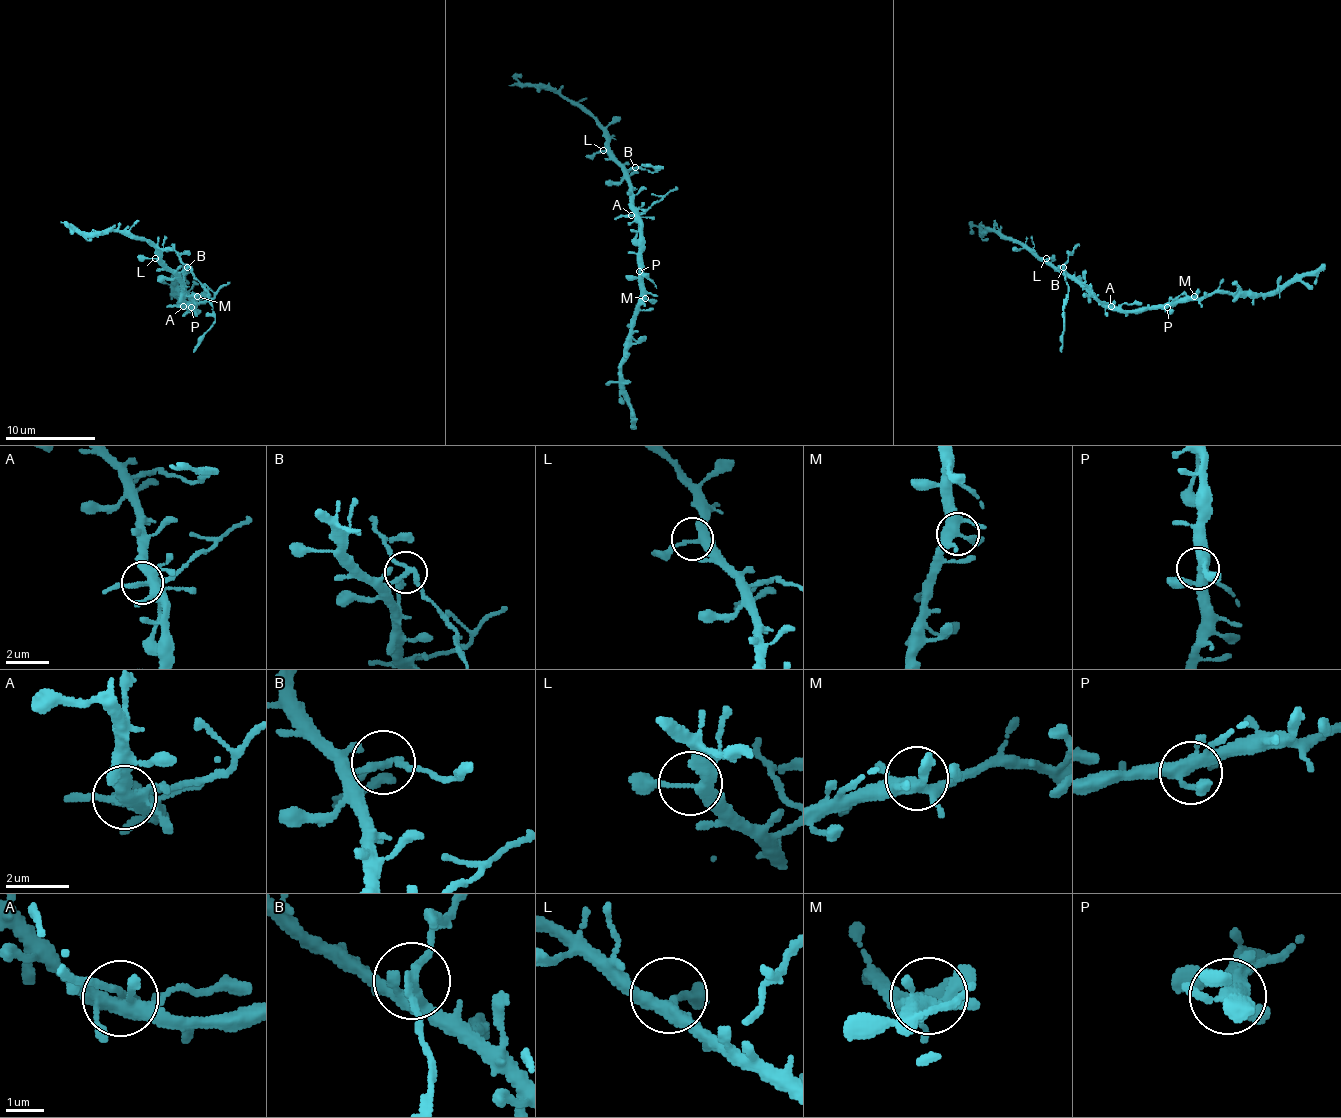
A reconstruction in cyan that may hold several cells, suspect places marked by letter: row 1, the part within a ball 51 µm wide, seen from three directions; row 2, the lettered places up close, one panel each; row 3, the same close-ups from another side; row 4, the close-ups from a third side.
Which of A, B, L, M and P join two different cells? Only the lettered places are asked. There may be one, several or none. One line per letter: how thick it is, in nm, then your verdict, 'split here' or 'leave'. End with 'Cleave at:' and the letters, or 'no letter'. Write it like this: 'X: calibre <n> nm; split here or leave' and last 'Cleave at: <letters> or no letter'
A: calibre 340 nm; split here
B: calibre 180 nm; split here
L: calibre 240 nm; leave
M: calibre 380 nm; leave
P: calibre 380 nm; leave
Cleave at: A, B

